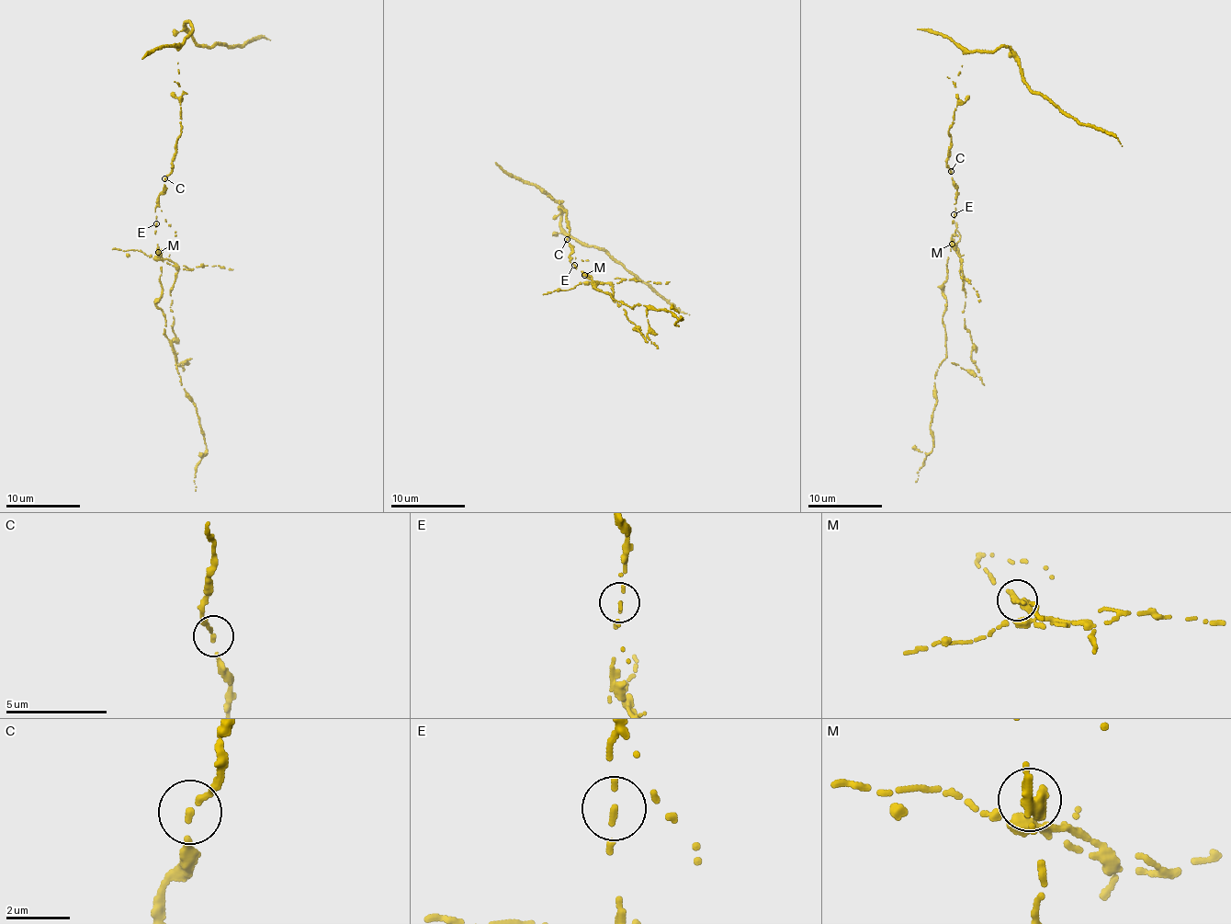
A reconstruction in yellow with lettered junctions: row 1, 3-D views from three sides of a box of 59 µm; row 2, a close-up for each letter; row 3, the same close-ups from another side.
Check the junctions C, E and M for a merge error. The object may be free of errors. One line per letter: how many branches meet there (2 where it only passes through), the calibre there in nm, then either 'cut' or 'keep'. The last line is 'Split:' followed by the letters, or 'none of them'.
C: branches 2; calibre 140 nm; keep
E: branches 2; calibre 130 nm; keep
M: branches 2; calibre 400 nm; cut
Split: M

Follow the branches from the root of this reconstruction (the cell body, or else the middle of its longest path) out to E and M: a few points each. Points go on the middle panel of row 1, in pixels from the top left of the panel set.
E: (567, 239), (572, 251), (570, 260), (574, 265)
M: (567, 239), (572, 251), (570, 260), (585, 275)

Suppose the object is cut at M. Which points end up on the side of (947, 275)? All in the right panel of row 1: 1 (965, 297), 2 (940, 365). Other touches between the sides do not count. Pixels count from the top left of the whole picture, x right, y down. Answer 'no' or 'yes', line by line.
1: no
2: yes

